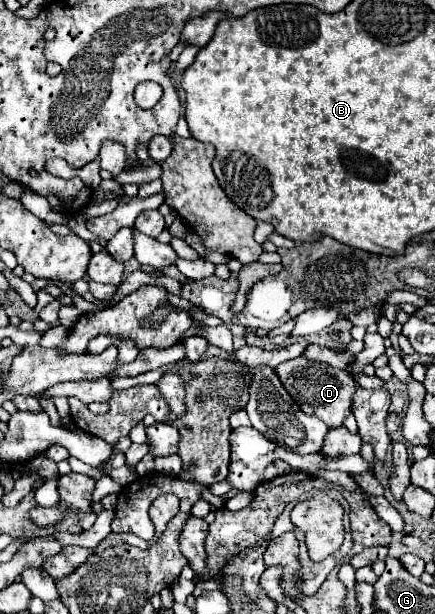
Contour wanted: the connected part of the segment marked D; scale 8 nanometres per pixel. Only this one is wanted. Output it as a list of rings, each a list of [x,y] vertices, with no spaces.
[[[299,356],[293,360],[281,362],[277,366],[277,376],[281,378],[281,384],[291,394],[291,398],[299,404],[299,408],[305,414],[321,418],[327,426],[337,428],[343,424],[345,416],[351,414],[351,398],[353,398],[355,382],[349,372],[335,370],[325,362],[313,362],[313,360],[307,360],[305,356]]]

